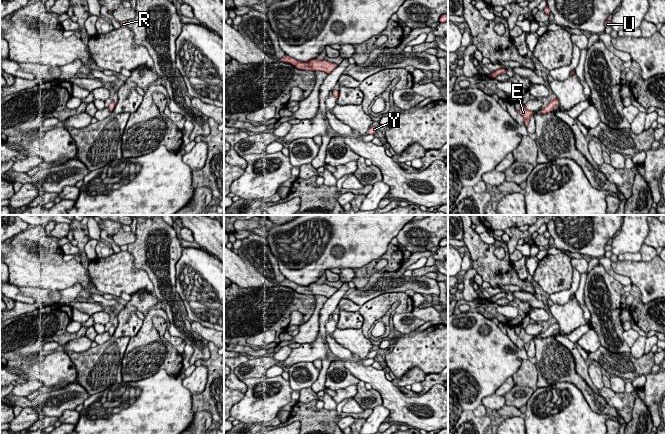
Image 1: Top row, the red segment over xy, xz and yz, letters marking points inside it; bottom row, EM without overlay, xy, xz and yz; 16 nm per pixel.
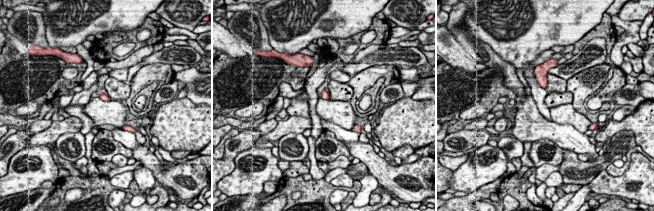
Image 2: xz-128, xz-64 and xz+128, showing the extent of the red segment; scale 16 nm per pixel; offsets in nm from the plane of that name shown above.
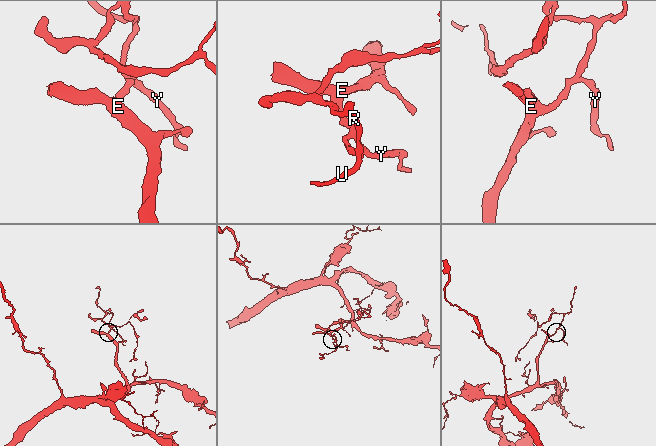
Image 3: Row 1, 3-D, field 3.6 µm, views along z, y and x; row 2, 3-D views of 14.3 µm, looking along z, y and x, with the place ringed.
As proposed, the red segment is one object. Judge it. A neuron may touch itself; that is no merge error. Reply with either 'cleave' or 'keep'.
keep

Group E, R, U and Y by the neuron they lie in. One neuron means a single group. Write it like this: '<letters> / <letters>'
E R U Y

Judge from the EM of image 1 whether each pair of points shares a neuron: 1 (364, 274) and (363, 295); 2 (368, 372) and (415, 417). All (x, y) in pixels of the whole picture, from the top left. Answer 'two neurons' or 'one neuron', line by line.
1: two neurons
2: one neuron

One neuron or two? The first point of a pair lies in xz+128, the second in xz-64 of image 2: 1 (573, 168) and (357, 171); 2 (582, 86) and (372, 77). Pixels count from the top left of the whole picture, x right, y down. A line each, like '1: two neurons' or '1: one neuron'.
1: one neuron
2: one neuron

